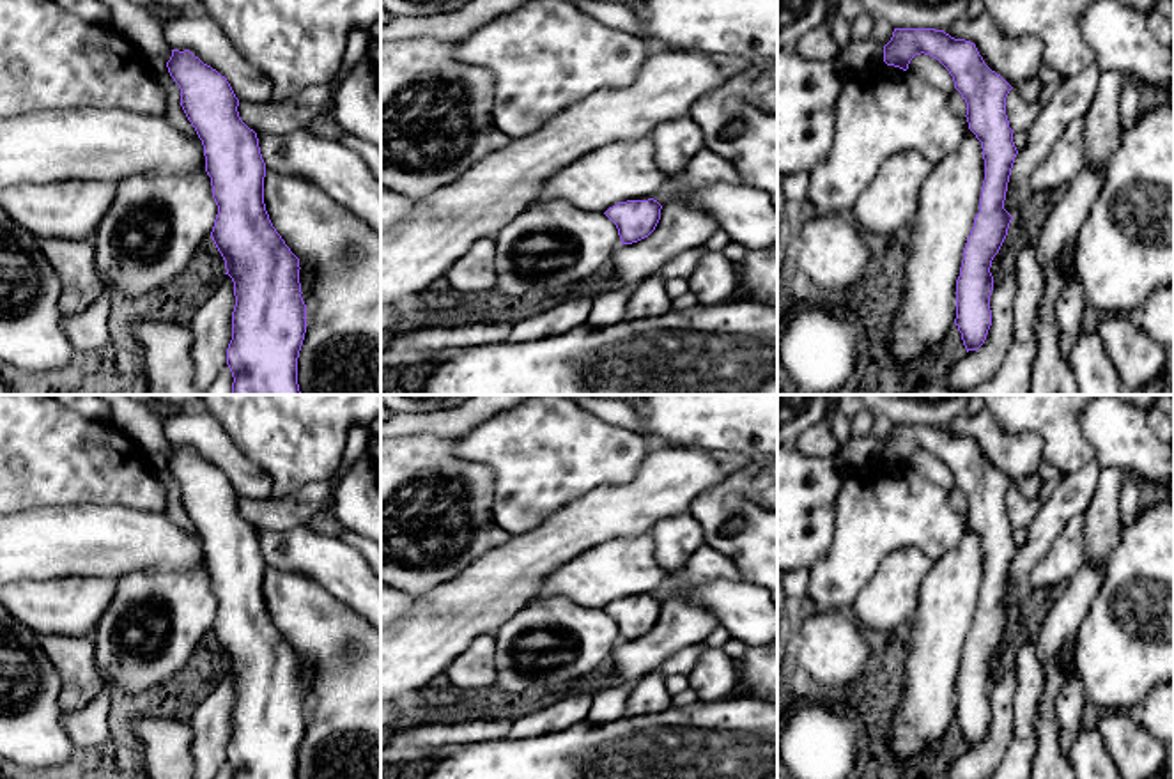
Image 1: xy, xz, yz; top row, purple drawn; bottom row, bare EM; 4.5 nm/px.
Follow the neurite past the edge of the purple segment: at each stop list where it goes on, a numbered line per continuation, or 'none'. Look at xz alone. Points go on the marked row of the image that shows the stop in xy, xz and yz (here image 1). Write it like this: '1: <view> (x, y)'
none

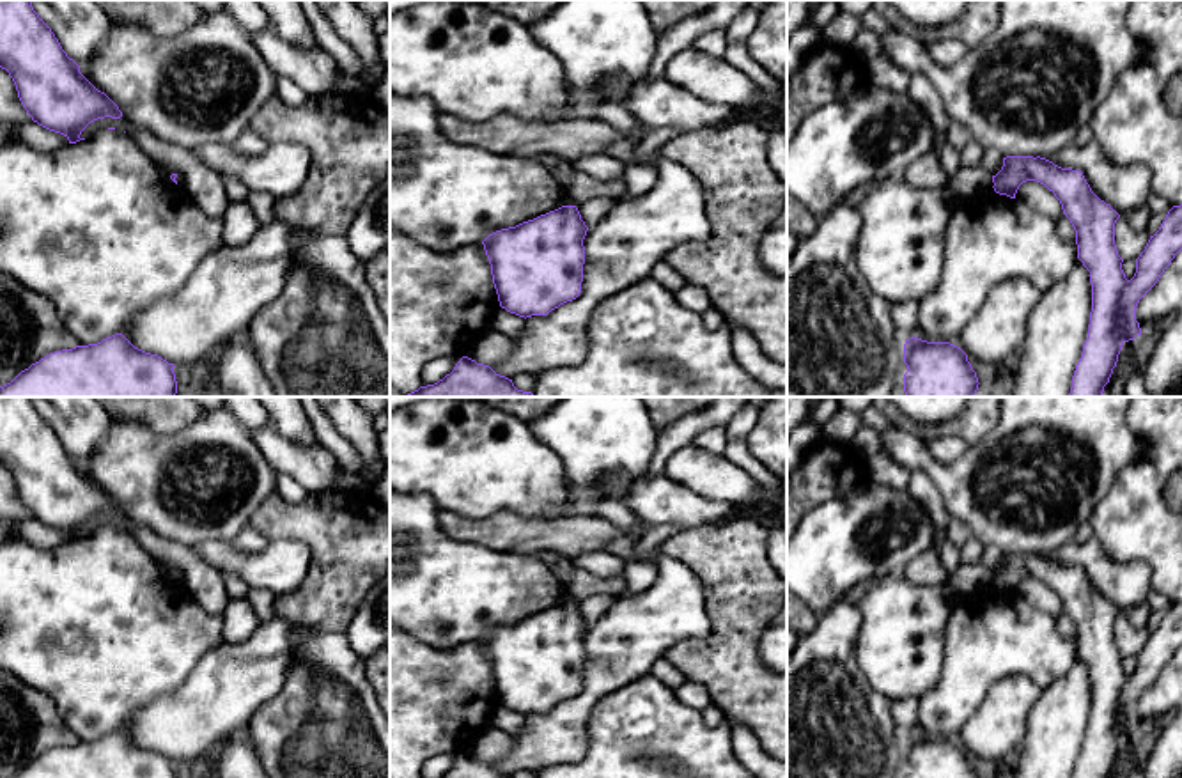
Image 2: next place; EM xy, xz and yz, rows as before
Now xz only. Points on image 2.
none

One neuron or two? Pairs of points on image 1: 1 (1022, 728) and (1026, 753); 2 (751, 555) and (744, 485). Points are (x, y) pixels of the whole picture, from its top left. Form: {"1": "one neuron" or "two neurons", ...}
{"1": "one neuron", "2": "one neuron"}

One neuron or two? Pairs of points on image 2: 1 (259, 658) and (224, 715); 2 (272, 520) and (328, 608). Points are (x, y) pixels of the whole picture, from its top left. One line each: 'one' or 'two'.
1: one
2: one

